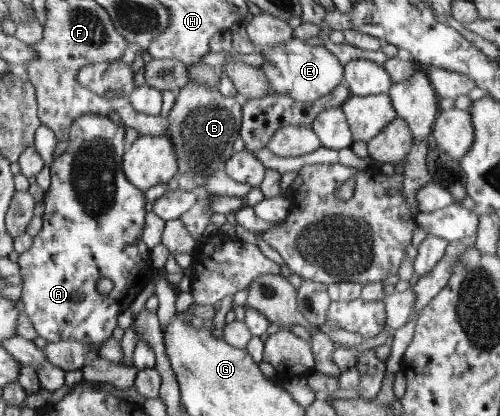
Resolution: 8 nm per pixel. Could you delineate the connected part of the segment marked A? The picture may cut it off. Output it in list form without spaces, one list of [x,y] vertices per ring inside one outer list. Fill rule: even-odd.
[[[84,113],[78,115],[78,118],[74,119],[74,123],[70,127],[68,147],[66,151],[53,159],[52,163],[49,163],[50,171],[50,186],[45,190],[43,202],[44,202],[44,220],[43,228],[38,235],[33,237],[33,243],[31,247],[19,254],[16,263],[20,265],[20,276],[23,279],[22,293],[20,300],[24,303],[24,312],[26,316],[32,321],[36,333],[45,338],[49,342],[58,341],[80,341],[83,343],[90,343],[94,345],[96,349],[100,350],[100,347],[104,345],[106,339],[110,339],[114,332],[118,329],[117,318],[120,312],[125,308],[128,308],[133,298],[142,292],[142,289],[148,282],[154,278],[156,269],[152,266],[150,259],[150,252],[146,244],[144,244],[142,238],[142,230],[145,226],[145,217],[147,216],[146,209],[144,208],[145,193],[139,188],[136,188],[124,174],[122,170],[122,160],[124,156],[124,134],[126,134],[127,126],[123,123],[115,124],[108,115],[98,115],[98,113]],[[102,278],[109,278],[114,286],[108,294],[103,294],[98,289],[98,281]]]

